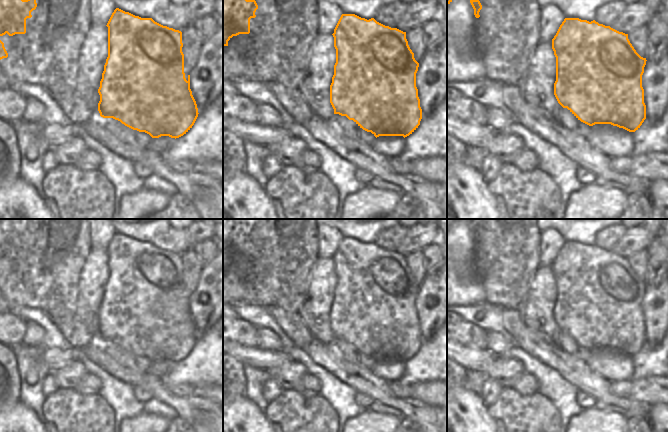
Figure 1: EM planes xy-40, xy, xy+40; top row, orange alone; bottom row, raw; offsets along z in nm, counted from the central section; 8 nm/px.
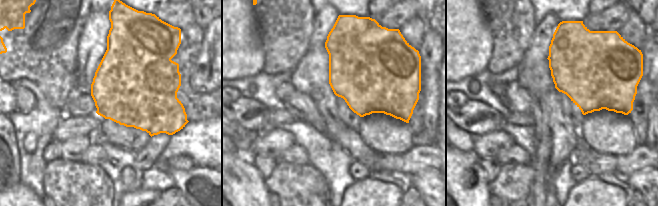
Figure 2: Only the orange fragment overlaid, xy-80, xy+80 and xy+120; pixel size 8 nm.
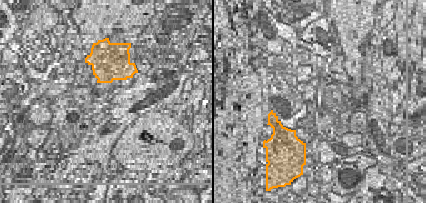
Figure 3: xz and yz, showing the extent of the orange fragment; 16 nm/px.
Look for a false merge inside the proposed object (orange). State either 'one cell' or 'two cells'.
two cells

